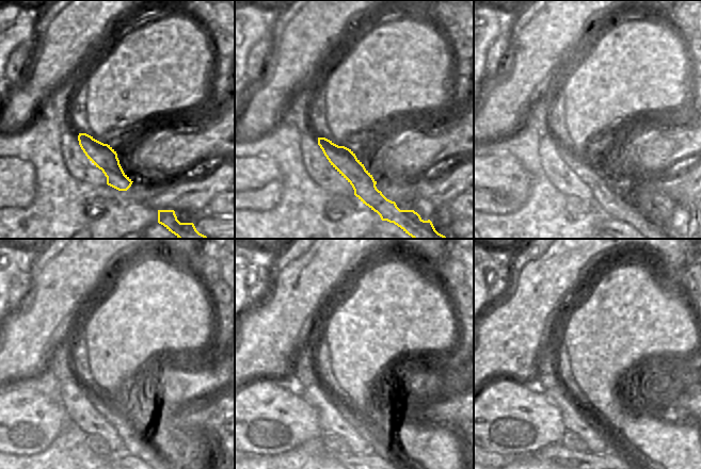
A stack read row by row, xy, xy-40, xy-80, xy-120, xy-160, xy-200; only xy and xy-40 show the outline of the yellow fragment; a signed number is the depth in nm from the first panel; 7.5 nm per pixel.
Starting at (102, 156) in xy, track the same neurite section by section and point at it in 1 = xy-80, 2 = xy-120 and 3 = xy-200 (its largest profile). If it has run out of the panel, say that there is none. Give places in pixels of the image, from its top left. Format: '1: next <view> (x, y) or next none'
1: next xy-80 (607, 195)
2: next xy-120 (136, 445)
3: next xy-200 (615, 446)

